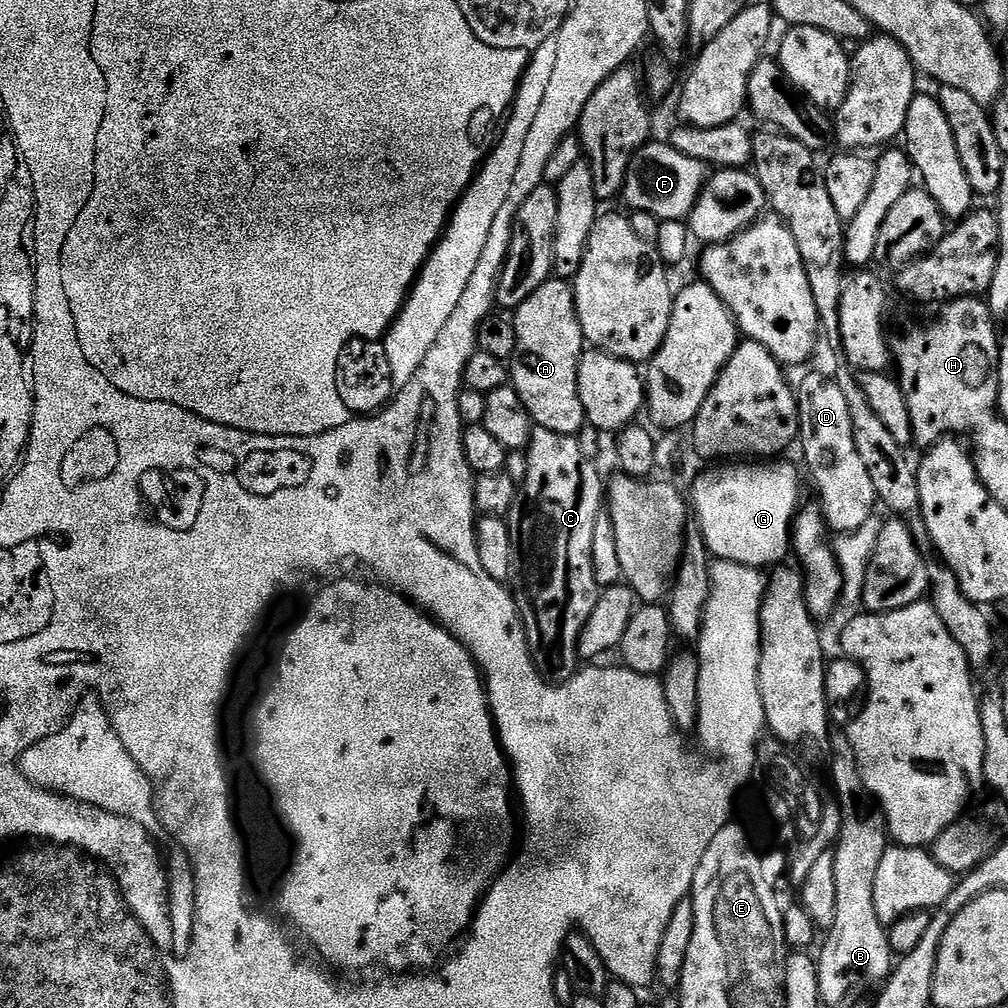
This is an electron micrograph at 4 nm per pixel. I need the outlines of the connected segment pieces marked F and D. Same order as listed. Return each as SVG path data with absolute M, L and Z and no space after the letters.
M649 142L636 151L635 158L630 162L622 200L629 204L632 212L645 211L661 222L687 221L709 175L709 169L702 162L686 158L686 154L678 154L678 150L674 150L671 143Z
M820 372L802 377L795 394L800 411L798 448L804 451L808 472L820 491L818 500L824 509L824 521L833 533L856 532L877 511L878 501L874 482L870 482L870 470L866 470L858 446L854 446L854 426L850 426L846 394L842 394L831 375L823 376Z

